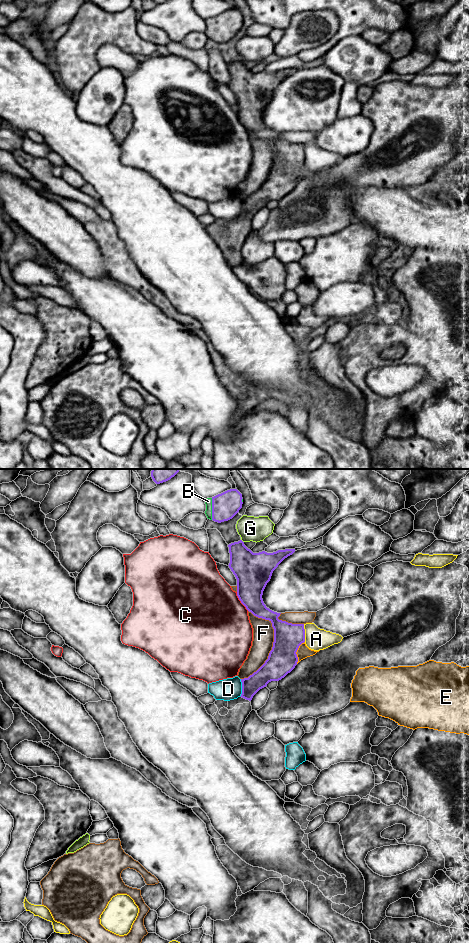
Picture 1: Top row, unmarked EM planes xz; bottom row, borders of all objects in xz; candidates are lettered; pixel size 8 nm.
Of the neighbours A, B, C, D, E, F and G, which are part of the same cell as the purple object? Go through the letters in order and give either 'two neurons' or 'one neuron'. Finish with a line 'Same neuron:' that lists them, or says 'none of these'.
A: two neurons
B: one neuron
C: two neurons
D: two neurons
E: two neurons
F: two neurons
G: two neurons
Same neuron: B

